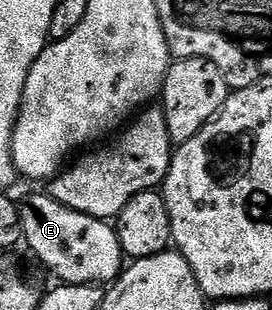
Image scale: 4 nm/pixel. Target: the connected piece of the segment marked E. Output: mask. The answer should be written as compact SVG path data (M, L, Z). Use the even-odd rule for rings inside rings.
M42 192L34 193L26 202L21 202L20 223L25 248L30 248L38 256L39 263L51 269L61 284L102 287L121 277L124 254L118 230L110 221L72 211L64 207L64 203L56 203L56 199Z

